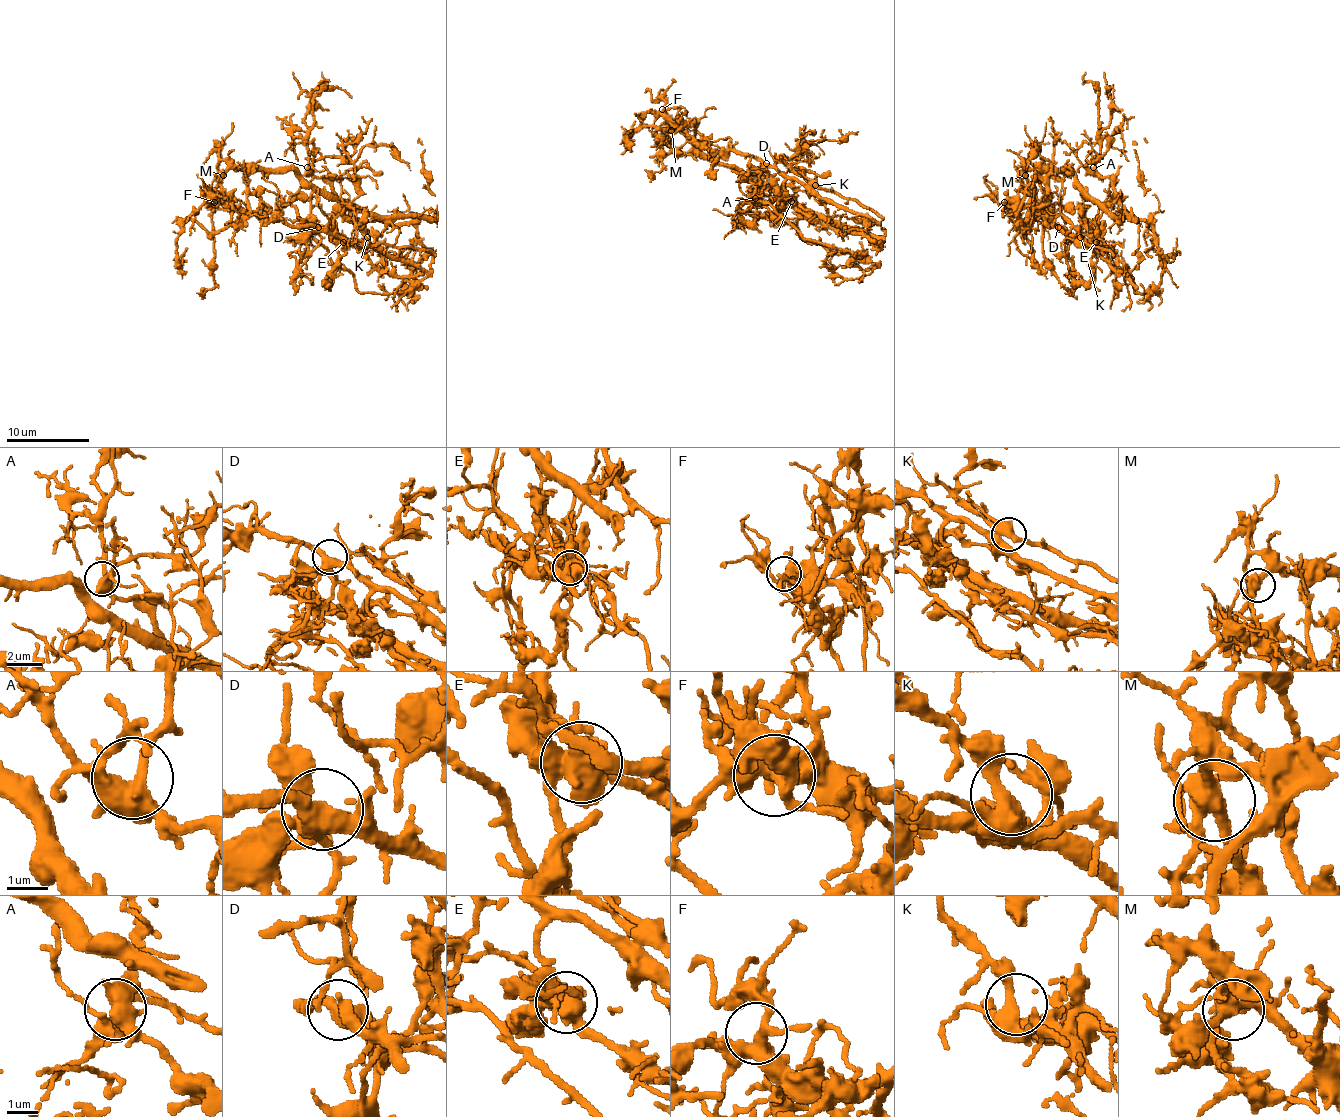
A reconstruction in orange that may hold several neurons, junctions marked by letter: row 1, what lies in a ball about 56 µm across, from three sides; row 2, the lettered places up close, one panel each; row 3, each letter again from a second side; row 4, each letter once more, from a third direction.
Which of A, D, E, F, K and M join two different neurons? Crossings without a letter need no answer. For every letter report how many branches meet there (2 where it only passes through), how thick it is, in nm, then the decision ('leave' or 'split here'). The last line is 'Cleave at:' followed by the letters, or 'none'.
A: 4 | 480 nm | leave
D: 4 | 440 nm | leave
E: 5 | 600 nm | split here
F: 4 | 400 nm | leave
K: 4 | 400 nm | leave
M: 4 | 420 nm | split here
Cleave at: E, M

